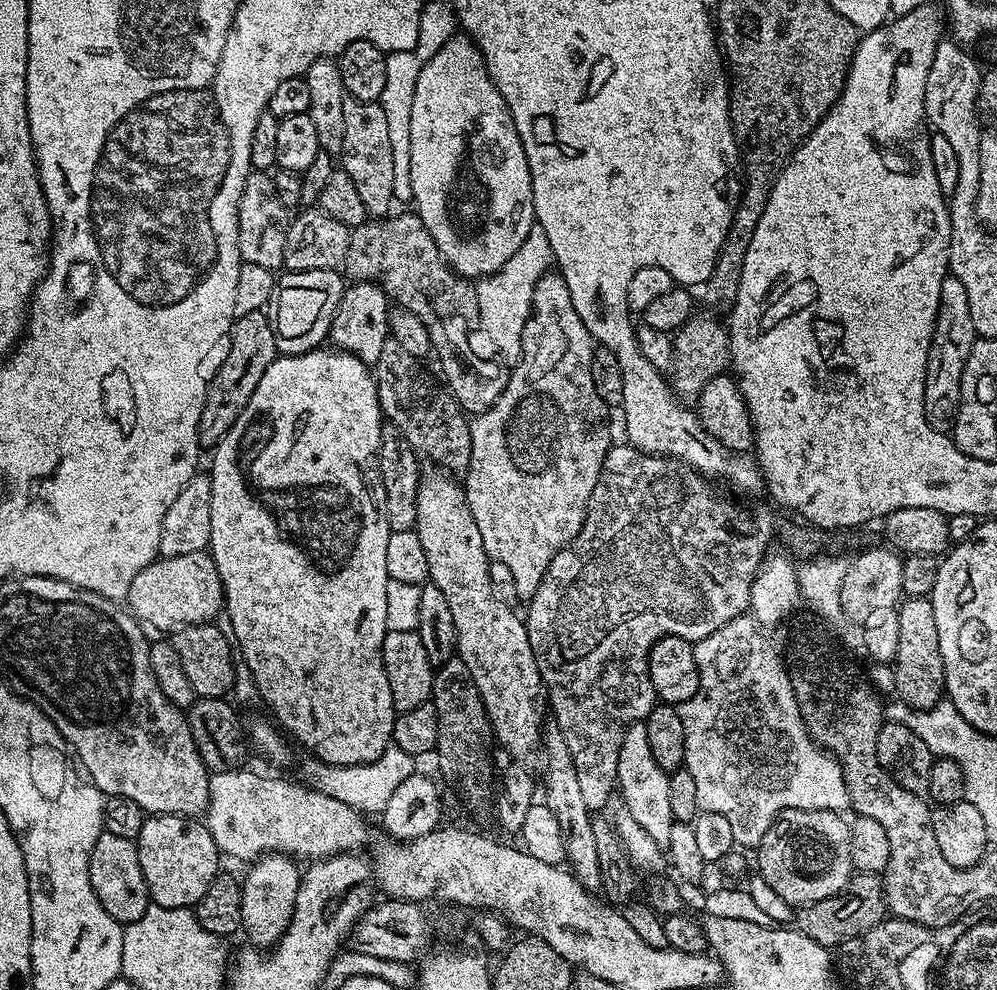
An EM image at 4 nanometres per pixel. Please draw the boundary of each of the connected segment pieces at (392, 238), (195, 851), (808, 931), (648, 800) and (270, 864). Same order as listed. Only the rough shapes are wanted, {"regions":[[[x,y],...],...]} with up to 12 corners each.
{"regions":[[[419,216],[348,234],[342,272],[371,280],[432,336],[465,413],[490,410],[508,372],[476,353],[471,279]],[[149,815],[134,843],[151,903],[192,908],[222,868],[208,825]],[[881,877],[801,907],[794,924],[832,950],[886,919]],[[643,722],[618,757],[623,807],[667,849],[669,773],[654,762]],[[261,856],[242,878],[243,935],[260,950],[280,941],[302,874]]]}

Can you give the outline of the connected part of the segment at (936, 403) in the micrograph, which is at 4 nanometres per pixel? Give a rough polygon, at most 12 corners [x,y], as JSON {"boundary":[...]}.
{"boundary":[[945,276],[926,358],[924,413],[951,433],[977,340],[966,286]]}

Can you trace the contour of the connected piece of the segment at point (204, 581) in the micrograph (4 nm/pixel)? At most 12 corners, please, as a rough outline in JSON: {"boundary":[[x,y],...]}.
{"boundary":[[207,551],[160,556],[138,570],[126,604],[168,633],[224,608]]}

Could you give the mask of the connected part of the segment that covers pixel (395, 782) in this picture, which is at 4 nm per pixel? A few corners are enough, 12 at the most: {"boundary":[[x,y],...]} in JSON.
{"boundary":[[391,743],[374,762],[298,766],[315,792],[382,814],[417,761]]}

